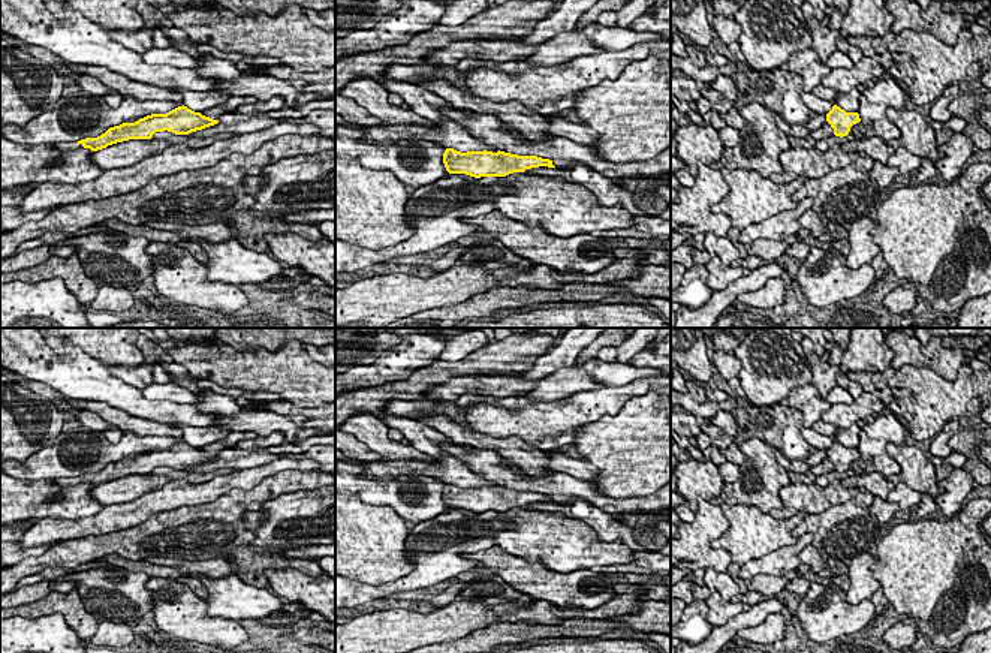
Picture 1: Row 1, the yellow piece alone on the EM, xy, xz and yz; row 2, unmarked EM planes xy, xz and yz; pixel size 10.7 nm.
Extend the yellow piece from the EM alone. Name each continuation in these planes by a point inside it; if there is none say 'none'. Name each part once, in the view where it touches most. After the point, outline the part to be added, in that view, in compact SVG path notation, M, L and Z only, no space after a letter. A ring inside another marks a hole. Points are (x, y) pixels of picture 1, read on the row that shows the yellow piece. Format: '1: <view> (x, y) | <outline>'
1: xy (62, 146) | M58 142L54 144L60 151L70 151L70 150L78 150L78 148L84 148L82 144L76 144L76 142Z

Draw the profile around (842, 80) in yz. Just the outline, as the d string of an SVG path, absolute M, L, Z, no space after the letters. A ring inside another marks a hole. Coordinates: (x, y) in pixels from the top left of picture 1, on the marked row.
M891 52L876 54L874 57L862 57L852 69L837 67L831 69L828 75L822 76L822 85L838 93L849 93L858 84L867 81L892 81L888 70L894 66Z

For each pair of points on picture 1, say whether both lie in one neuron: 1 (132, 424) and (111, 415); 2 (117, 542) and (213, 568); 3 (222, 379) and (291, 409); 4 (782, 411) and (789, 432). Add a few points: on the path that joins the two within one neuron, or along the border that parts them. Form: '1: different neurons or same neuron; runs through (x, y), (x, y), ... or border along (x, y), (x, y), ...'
1: same neuron; runs through (127, 423), (116, 417)
2: different neurons; border along (147, 559), (213, 559)
3: different neurons; border along (283, 399), (298, 406), (315, 409)
4: same neuron; runs through (782, 415), (785, 427)

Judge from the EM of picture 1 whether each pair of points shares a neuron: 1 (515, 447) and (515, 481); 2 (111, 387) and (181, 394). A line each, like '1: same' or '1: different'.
1: different
2: different

